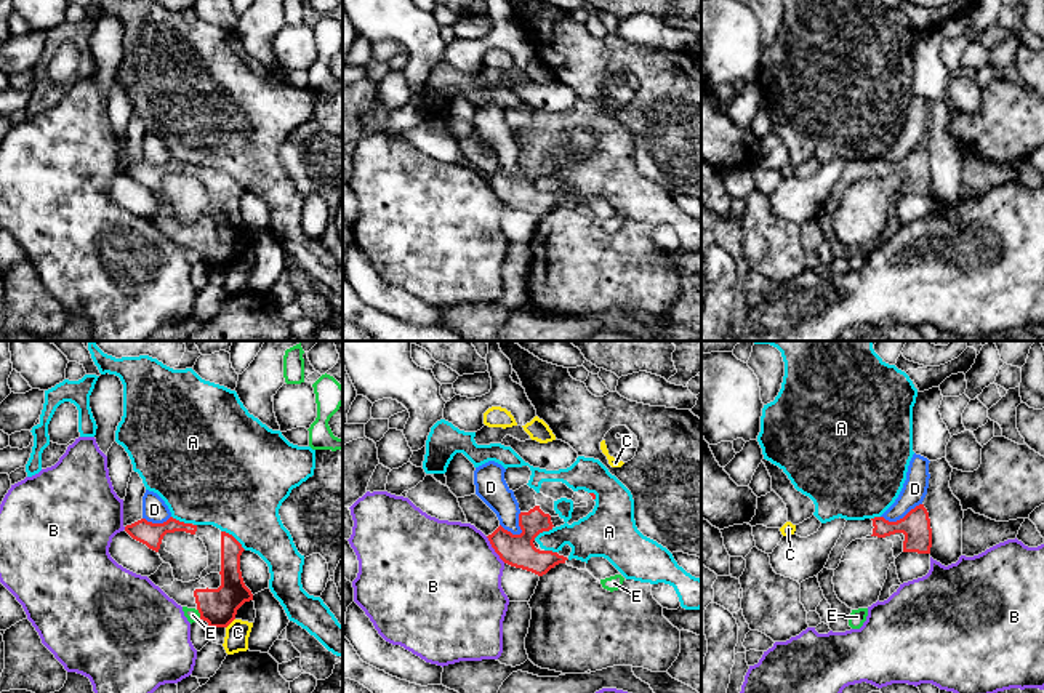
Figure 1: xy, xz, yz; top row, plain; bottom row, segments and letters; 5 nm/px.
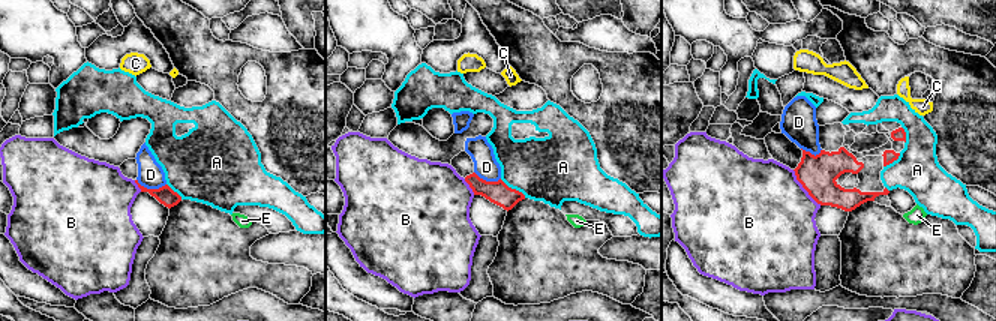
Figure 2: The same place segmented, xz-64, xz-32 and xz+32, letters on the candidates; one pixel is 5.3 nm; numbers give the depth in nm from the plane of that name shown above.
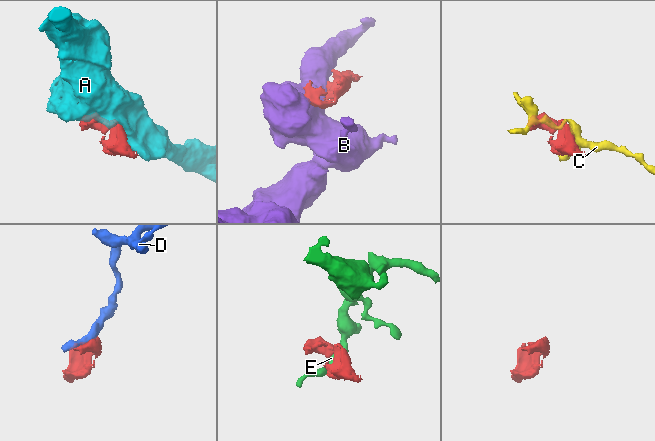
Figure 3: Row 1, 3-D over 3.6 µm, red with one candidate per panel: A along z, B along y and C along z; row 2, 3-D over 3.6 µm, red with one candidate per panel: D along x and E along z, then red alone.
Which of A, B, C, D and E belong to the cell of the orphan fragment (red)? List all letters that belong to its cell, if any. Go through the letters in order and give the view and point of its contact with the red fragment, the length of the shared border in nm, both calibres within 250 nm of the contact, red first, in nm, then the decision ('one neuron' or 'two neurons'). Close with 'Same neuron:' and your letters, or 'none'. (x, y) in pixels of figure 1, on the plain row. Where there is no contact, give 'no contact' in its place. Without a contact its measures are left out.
A: xy (234, 180) | 160 nm | 130/460 nm | two neurons
B: xz (493, 189) | 170 nm | 160/500 nm | two neurons
C: xy (231, 263) | 70 nm | 190/120 nm | two neurons
D: xz (521, 175) | 130 nm | 160/150 nm | two neurons
E: xy (199, 253) | 60 nm | 190/70 nm | two neurons
Same neuron: none

